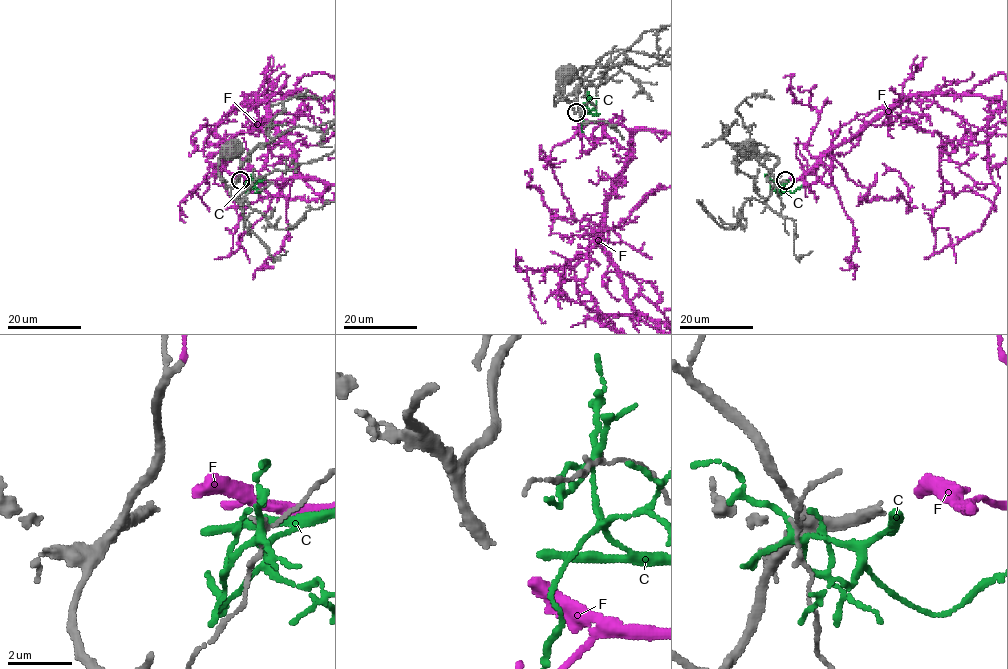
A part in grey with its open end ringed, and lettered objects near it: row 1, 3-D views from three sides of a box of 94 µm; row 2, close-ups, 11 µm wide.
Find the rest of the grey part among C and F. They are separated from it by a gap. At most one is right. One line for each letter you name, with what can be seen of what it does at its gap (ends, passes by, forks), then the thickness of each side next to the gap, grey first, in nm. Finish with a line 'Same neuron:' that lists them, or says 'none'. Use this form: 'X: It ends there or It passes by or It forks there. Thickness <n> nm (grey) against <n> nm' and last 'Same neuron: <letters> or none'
F: It ends there. Thickness 320 nm (grey) against 380 nm
Same neuron: F

